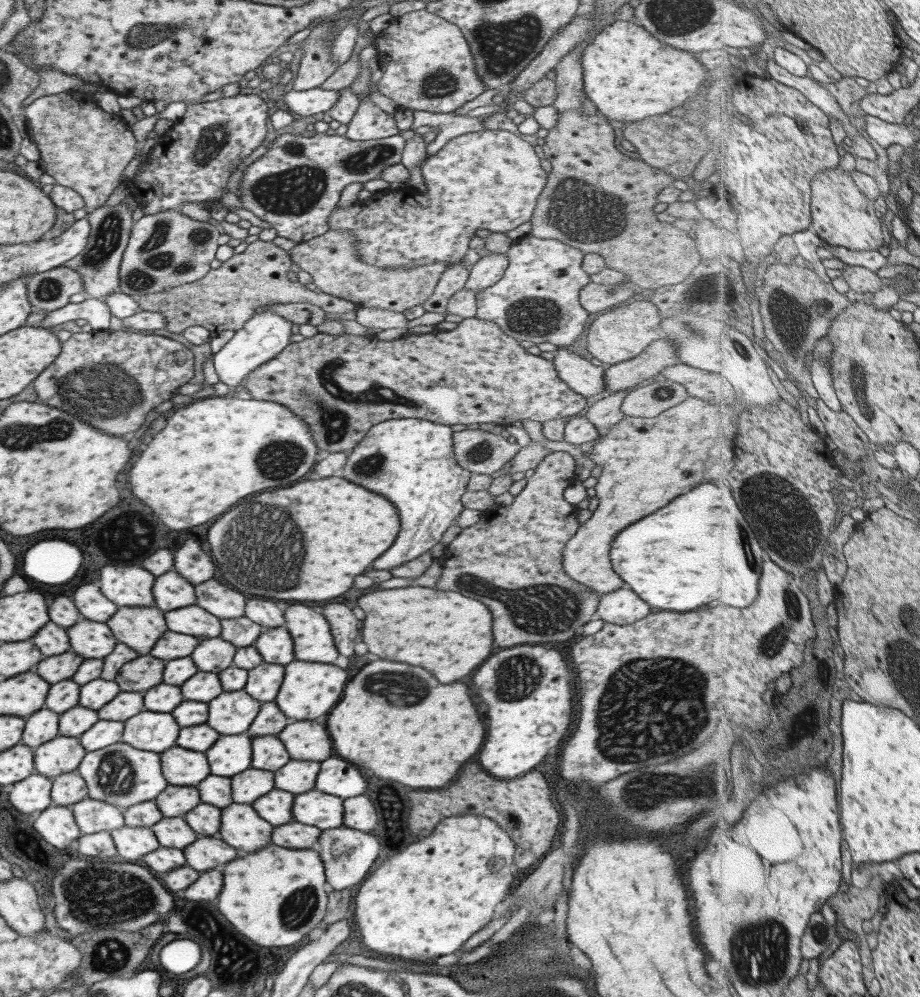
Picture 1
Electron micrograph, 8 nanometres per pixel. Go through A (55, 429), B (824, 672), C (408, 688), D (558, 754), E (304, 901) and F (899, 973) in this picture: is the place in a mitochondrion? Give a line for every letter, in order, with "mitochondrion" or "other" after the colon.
A: mitochondrion
B: other
C: mitochondrion
D: other
E: mitochondrion
F: other

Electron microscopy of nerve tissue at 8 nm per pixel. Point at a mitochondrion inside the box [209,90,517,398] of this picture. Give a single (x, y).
(295, 192)

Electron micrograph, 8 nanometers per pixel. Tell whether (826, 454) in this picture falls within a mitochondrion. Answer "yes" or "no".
no

